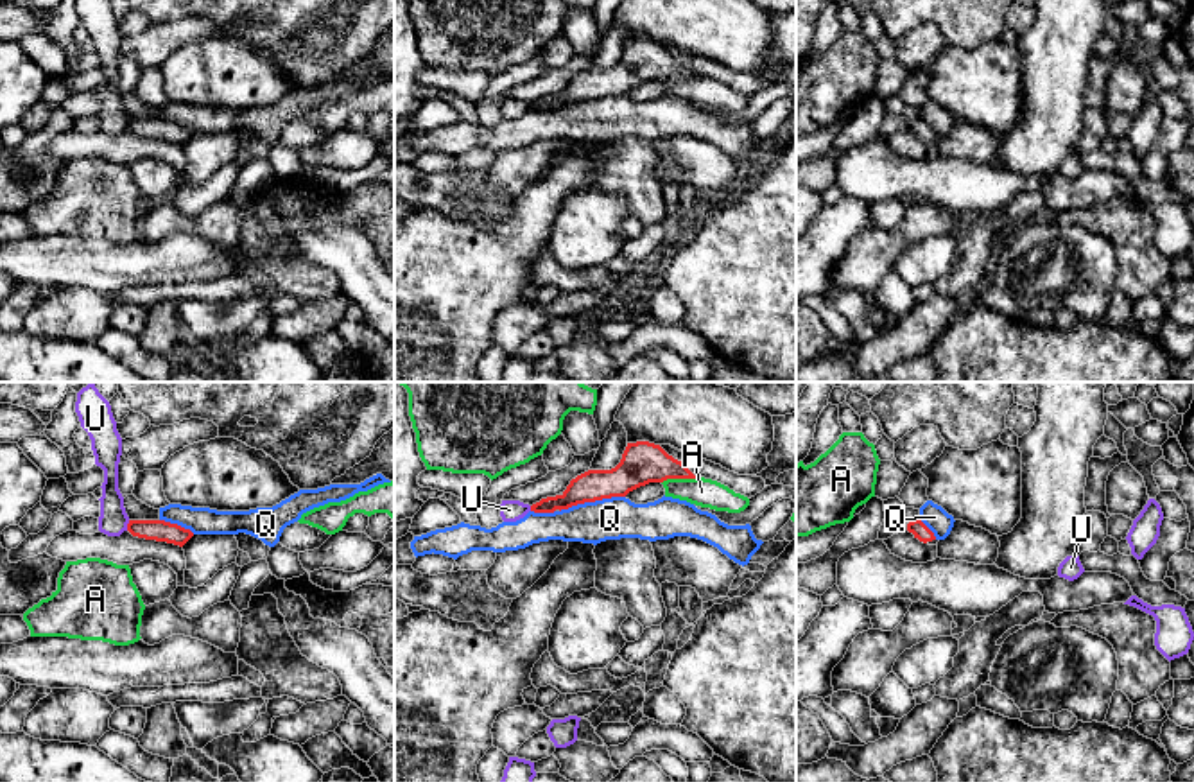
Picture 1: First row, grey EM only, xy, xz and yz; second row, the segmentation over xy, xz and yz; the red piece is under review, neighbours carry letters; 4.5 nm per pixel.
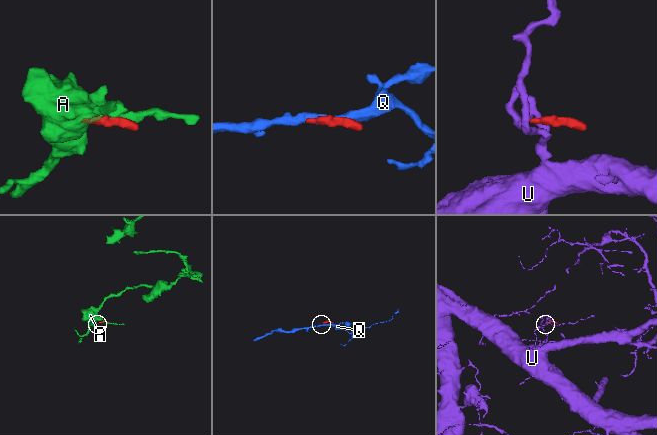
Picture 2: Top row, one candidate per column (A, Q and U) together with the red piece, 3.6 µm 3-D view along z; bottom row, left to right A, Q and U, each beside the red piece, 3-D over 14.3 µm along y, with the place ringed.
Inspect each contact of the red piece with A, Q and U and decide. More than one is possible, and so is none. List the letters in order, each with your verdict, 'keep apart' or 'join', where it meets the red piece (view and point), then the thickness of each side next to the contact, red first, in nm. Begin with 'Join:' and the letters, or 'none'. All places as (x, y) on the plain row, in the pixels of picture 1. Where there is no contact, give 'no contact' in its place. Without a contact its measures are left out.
Join: none
A: keep apart; contact xz (678, 76); calibres 190 and 130 nm
Q: keep apart; contact xz (592, 99); calibres 160 and 190 nm
U: keep apart; contact xy (128, 124); calibres 100 and 130 nm

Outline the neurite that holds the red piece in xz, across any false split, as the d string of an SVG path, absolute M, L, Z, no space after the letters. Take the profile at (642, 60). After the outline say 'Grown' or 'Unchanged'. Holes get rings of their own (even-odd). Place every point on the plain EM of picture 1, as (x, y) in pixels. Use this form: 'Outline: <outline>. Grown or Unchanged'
Outline: M649 39L627 41L620 61L611 68L588 68L570 79L561 93L541 97L531 104L534 111L554 111L577 102L611 95L626 95L649 81L667 77L696 77L681 59Z. Unchanged

